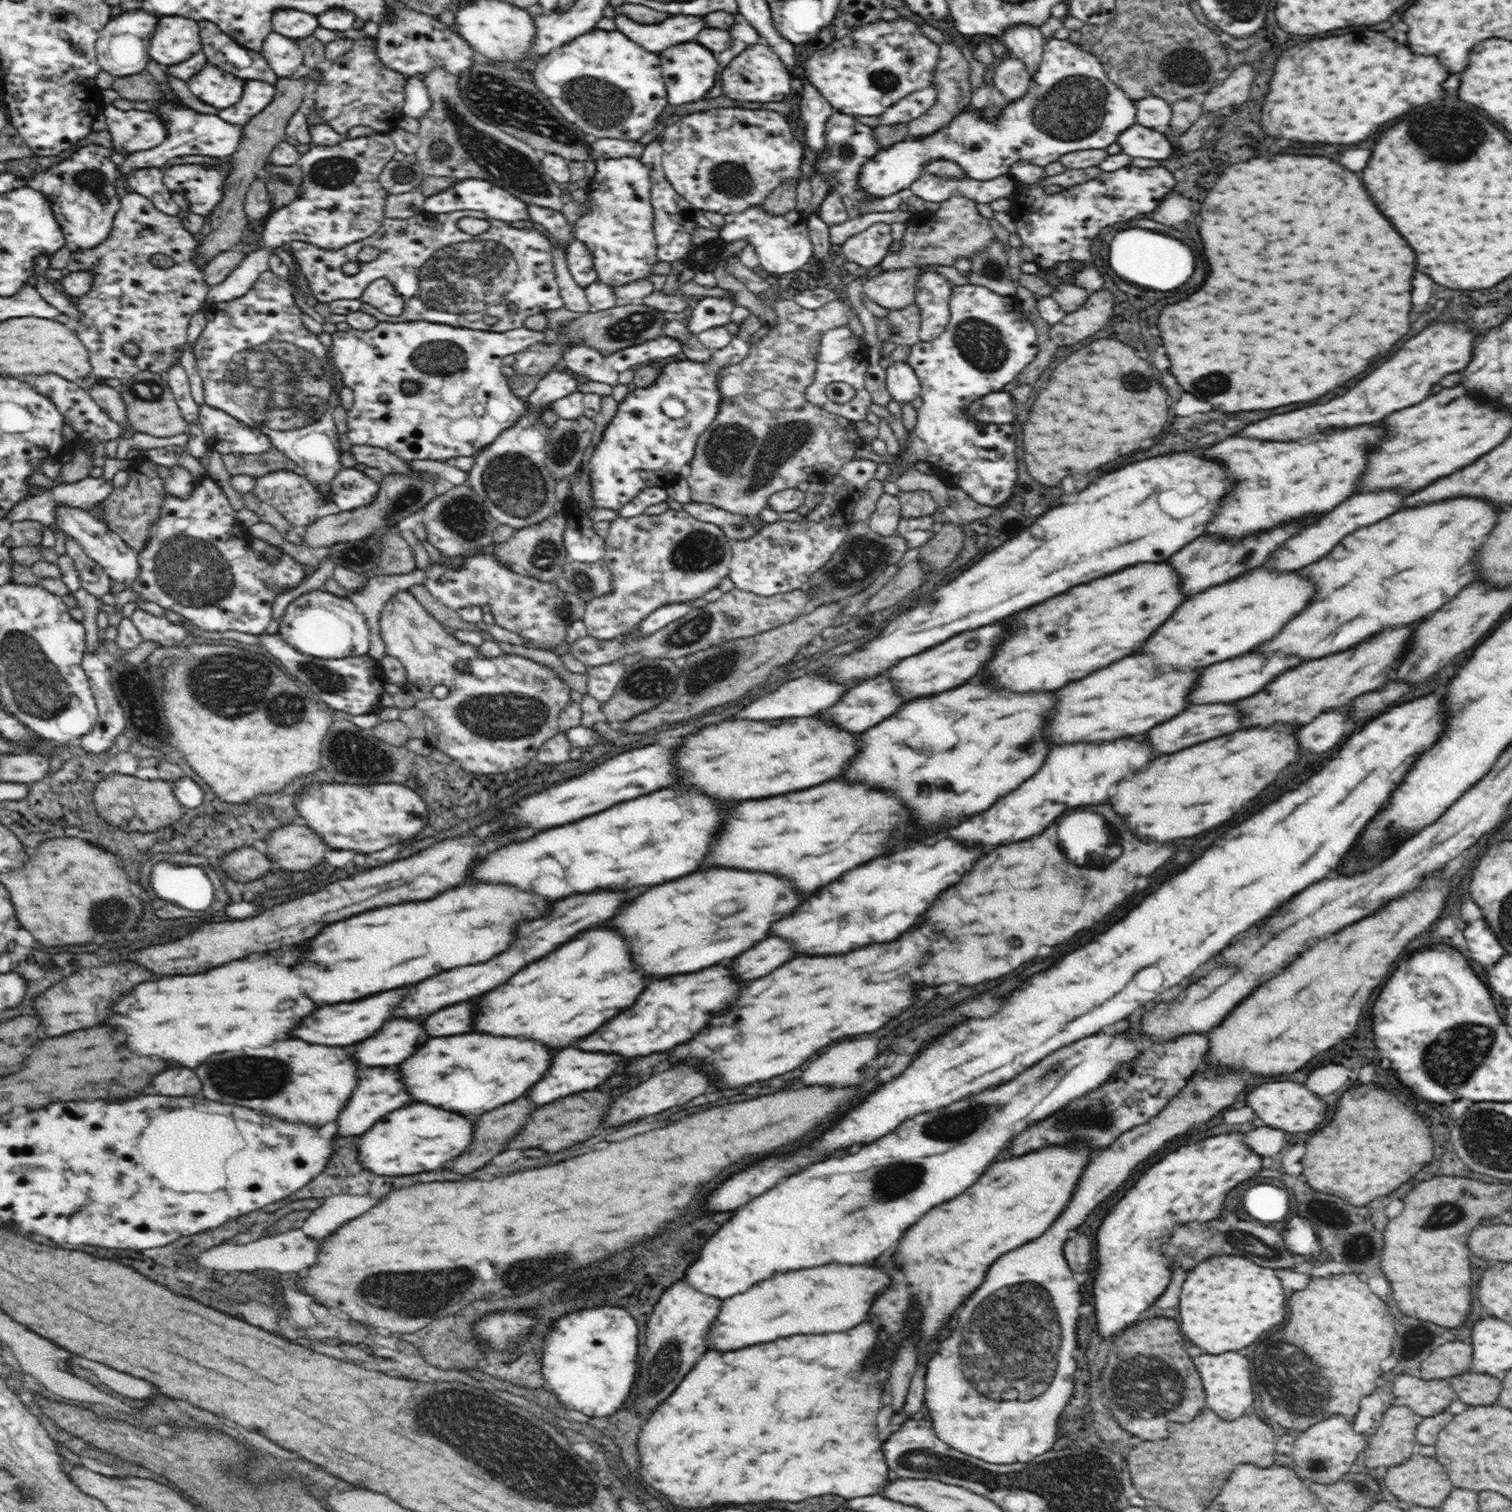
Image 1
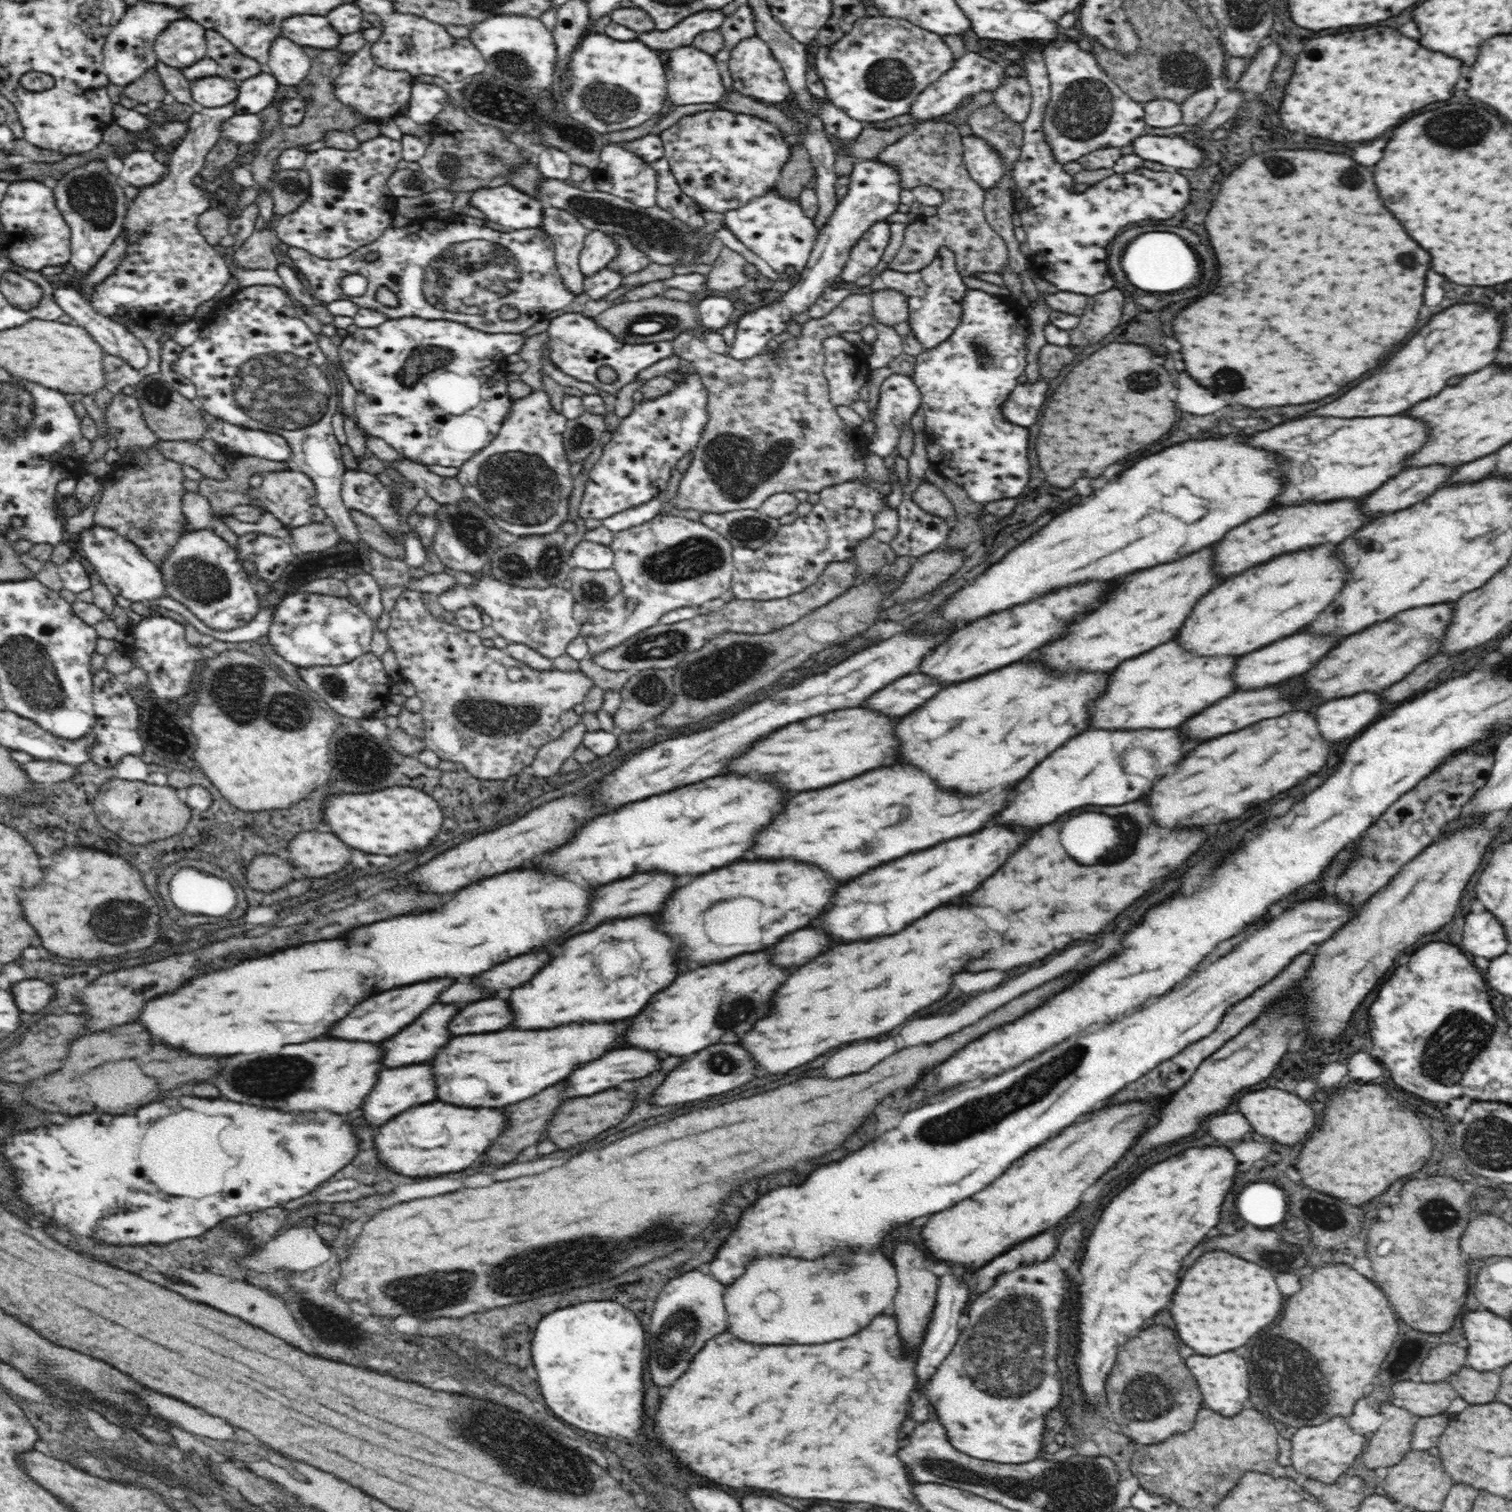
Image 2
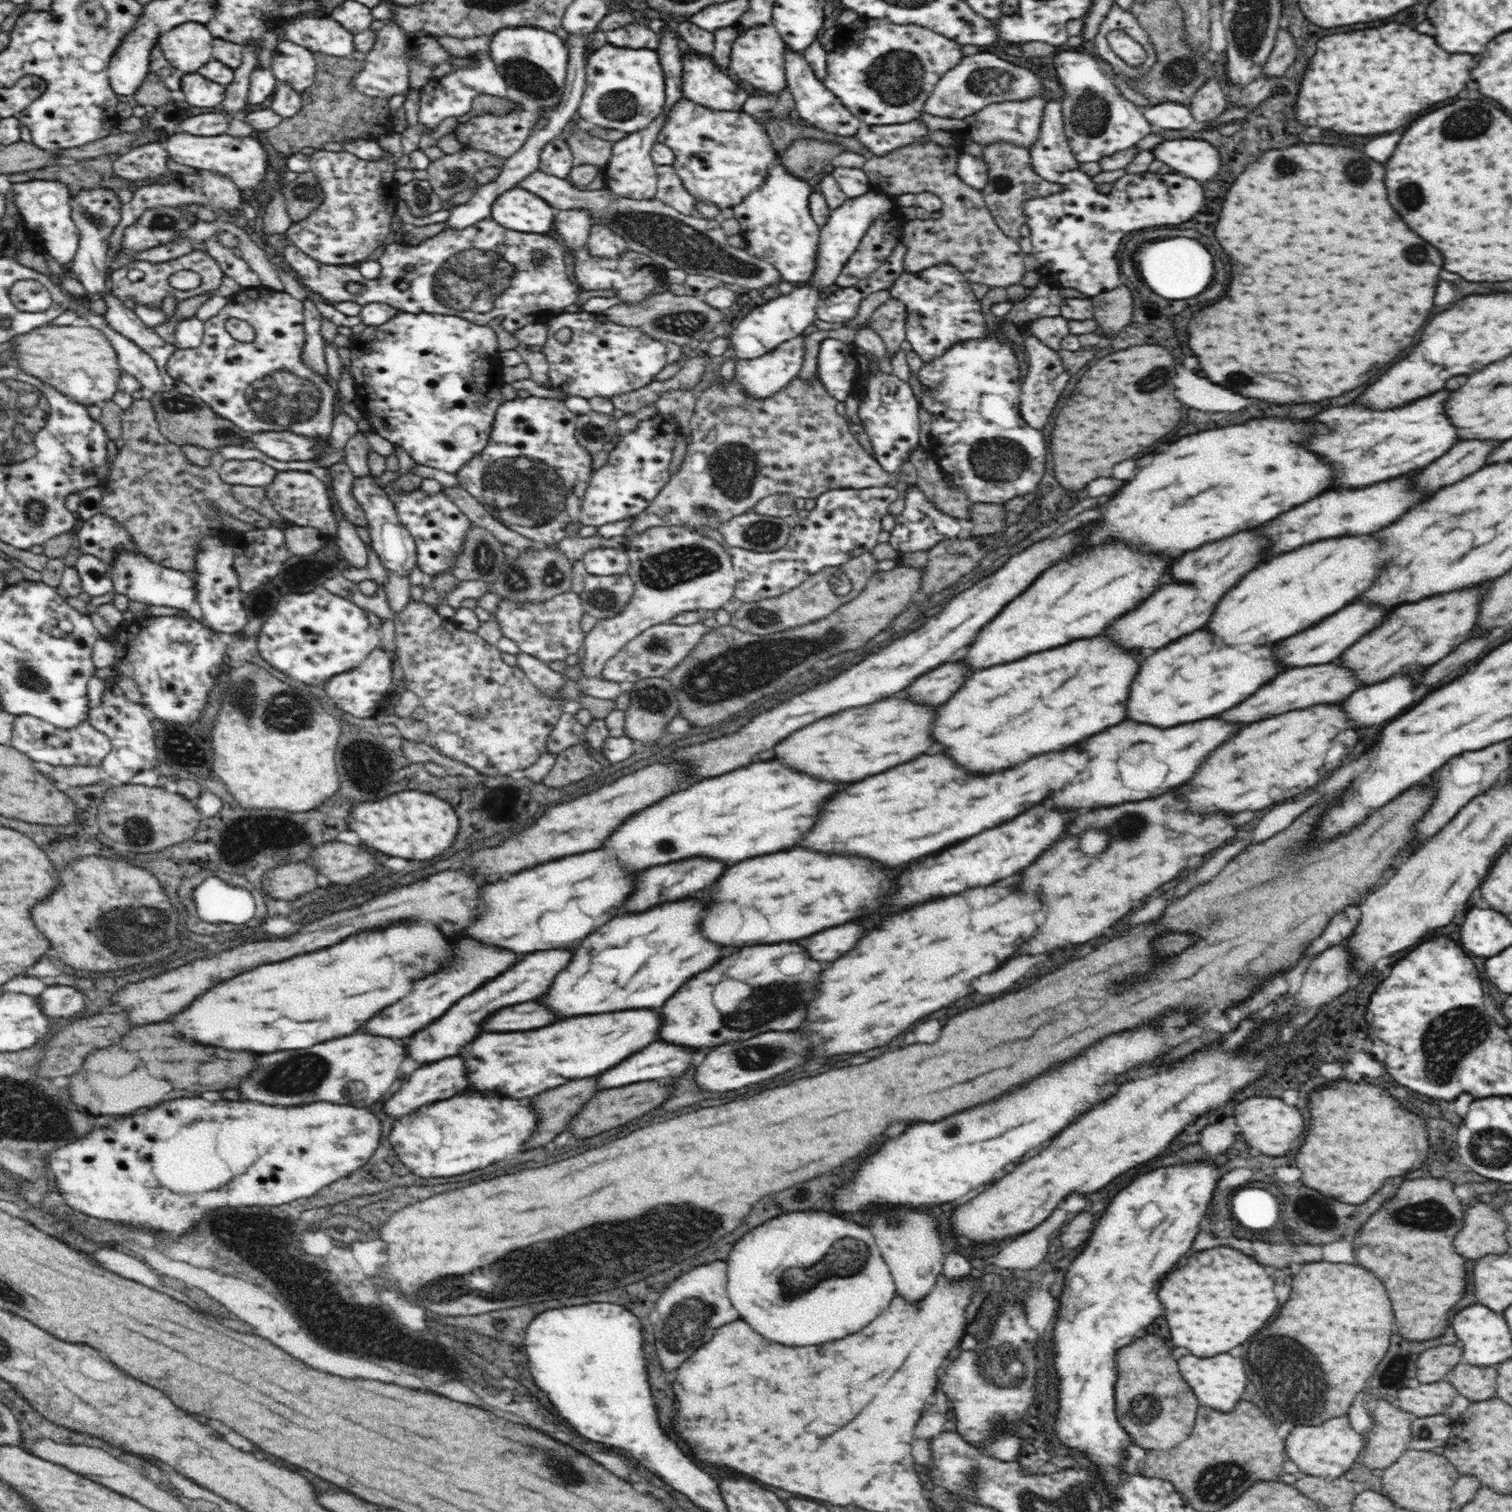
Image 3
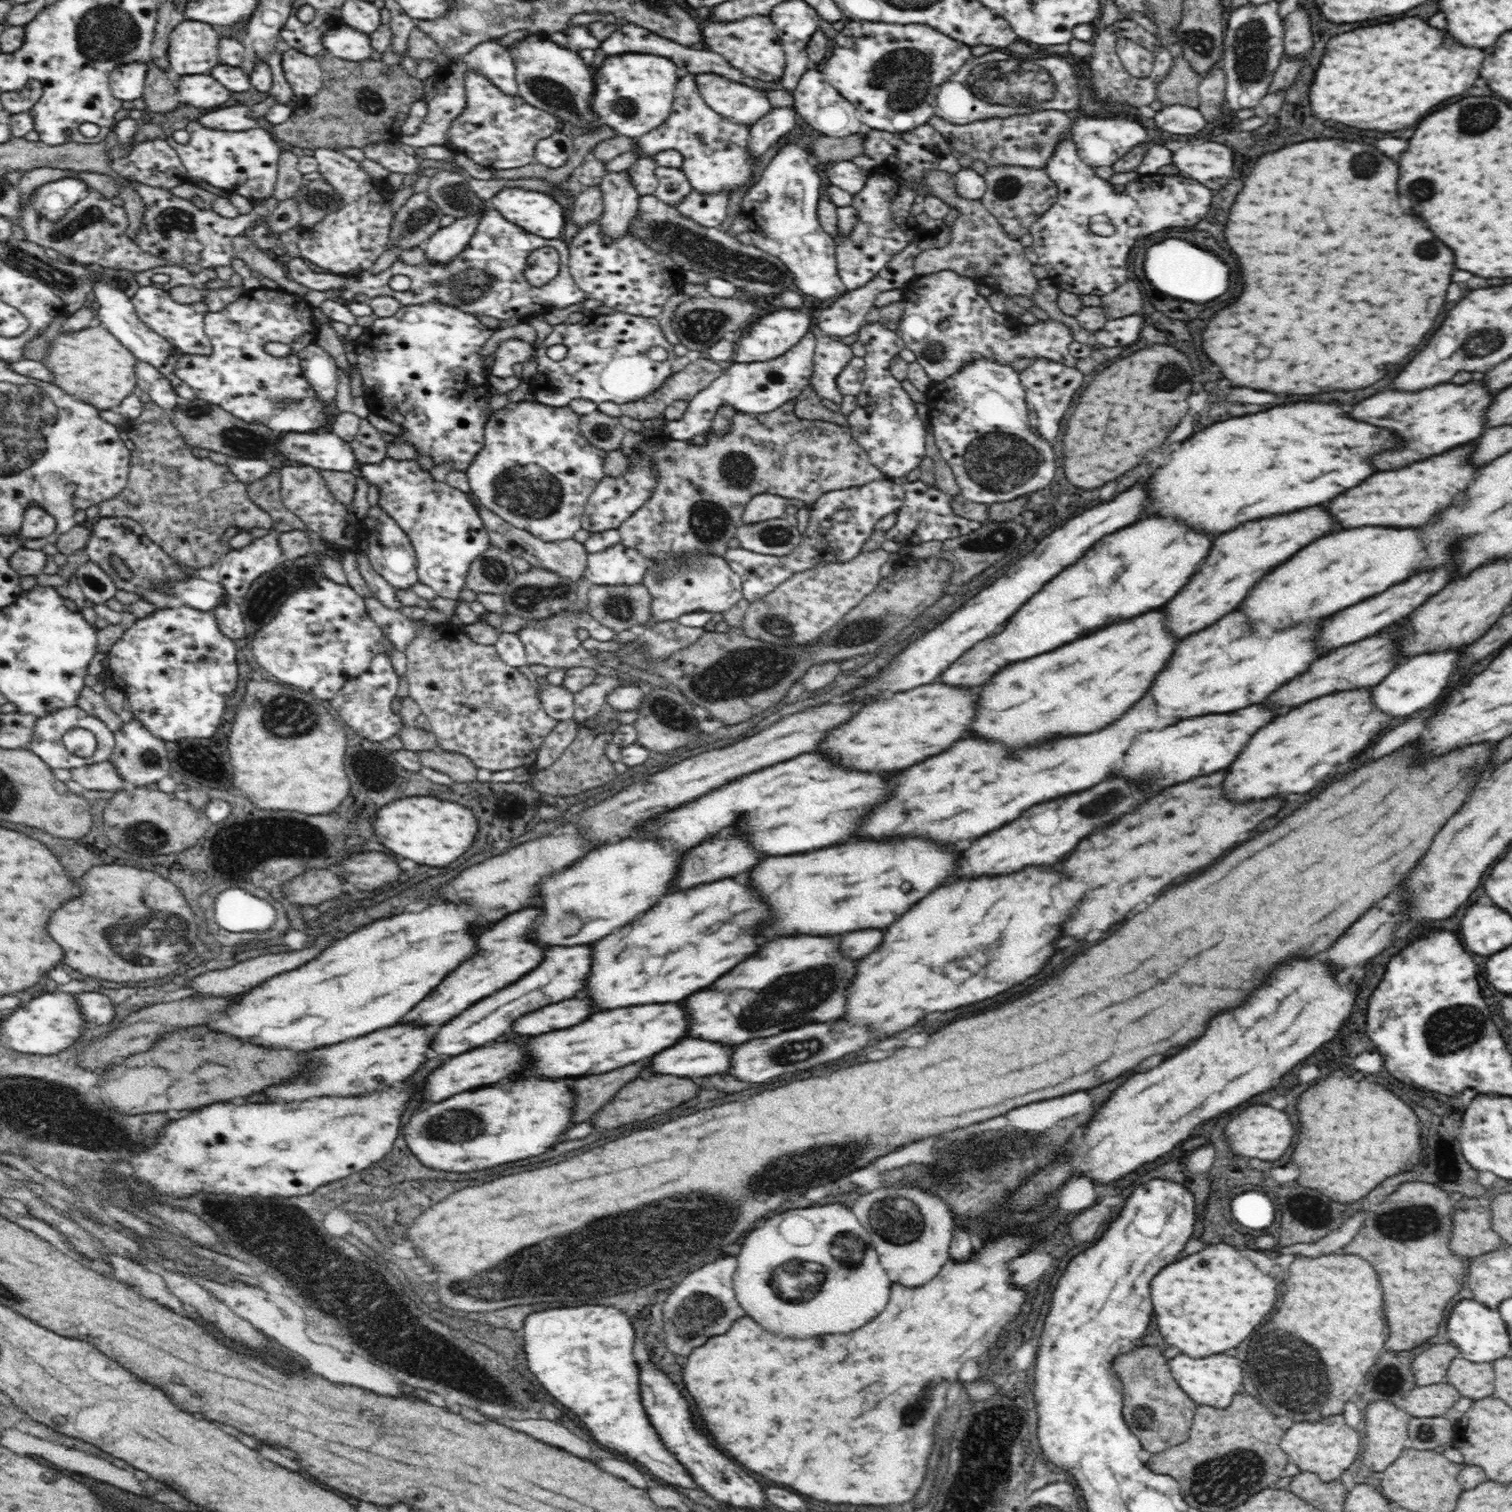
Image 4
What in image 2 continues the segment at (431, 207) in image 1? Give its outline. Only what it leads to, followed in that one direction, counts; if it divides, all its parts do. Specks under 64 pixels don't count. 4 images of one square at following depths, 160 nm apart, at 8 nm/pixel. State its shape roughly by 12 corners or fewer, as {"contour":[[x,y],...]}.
{"contour":[[510,185],[472,190],[466,202],[514,231],[541,227],[541,200]]}

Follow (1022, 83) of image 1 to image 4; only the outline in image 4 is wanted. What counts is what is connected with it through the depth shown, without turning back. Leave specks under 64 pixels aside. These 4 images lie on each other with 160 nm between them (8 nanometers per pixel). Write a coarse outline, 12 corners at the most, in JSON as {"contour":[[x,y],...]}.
{"contour":[[1064,112],[927,124],[992,167],[1044,170],[1072,135]]}

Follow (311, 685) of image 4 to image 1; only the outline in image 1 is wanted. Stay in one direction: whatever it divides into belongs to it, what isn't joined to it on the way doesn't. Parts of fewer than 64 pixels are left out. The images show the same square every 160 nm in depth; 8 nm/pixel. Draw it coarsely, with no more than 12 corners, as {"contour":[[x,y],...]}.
{"contour":[[321,589],[291,601],[279,634],[302,655],[366,657],[357,605]]}

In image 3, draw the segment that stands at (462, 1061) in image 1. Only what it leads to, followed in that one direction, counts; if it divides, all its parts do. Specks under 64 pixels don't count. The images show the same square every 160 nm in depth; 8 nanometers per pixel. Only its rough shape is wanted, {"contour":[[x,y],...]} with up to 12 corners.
{"contour":[[538,1002],[466,1044],[468,1092],[530,1098],[658,1040],[652,1010]]}

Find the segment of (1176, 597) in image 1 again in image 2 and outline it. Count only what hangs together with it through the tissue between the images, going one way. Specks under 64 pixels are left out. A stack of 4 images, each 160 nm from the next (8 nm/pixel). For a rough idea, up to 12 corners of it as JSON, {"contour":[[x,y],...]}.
{"contour":[[1210,548],[1130,574],[1038,660],[1112,670],[1172,640],[1218,582]]}

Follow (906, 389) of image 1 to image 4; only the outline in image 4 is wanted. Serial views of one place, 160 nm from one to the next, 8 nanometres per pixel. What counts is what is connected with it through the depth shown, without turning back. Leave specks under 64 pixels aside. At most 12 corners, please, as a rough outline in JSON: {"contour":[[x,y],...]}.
{"contour":[[875,322],[865,378],[847,416],[884,475],[906,476],[926,454],[927,423],[888,370],[905,347]]}

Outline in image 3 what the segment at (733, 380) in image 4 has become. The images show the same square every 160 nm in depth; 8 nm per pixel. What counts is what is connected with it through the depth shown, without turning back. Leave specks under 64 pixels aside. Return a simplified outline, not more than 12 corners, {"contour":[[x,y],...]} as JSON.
{"contour":[[804,337],[752,360],[737,359],[735,378],[768,398],[799,376]]}

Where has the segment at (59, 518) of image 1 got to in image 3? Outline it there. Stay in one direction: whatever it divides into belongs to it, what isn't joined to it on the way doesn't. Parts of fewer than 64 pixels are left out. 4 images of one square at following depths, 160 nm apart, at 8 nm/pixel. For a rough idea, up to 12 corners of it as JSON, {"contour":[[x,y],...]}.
{"contour":[[118,548],[114,592],[152,606],[196,604],[190,572]]}

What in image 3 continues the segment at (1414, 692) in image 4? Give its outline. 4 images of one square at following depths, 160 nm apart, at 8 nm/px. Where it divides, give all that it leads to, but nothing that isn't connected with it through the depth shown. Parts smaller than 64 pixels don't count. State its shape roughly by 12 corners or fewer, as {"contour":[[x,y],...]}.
{"contour":[[1396,674],[1346,698],[1348,720],[1370,726],[1418,700],[1414,676]]}

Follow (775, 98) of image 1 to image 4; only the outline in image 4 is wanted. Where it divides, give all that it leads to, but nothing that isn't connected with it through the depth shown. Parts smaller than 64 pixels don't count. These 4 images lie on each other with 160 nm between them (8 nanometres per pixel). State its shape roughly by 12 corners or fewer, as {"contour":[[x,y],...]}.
{"contour":[[769,16],[705,22],[706,48],[755,80],[783,78]]}

